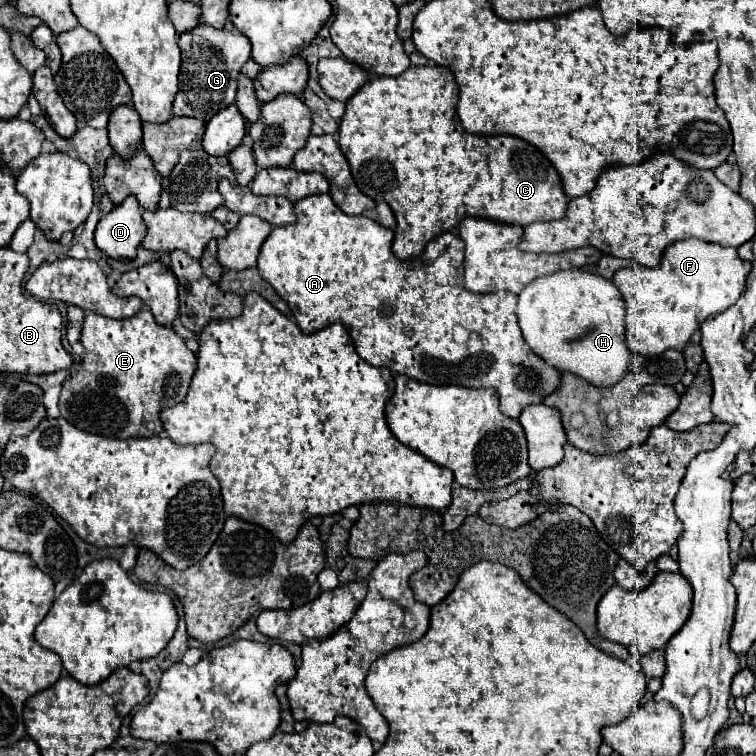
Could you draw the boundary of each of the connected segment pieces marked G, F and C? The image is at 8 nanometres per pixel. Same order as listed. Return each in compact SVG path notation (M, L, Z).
M199 24L179 38L181 48L181 74L179 92L173 102L175 116L193 116L209 122L219 110L235 102L237 76L241 66L251 56L249 38L241 32L229 32L225 28L213 28L209 24Z
M679 240L677 244L671 244L663 252L657 268L635 264L617 270L613 284L619 288L627 304L625 334L629 350L653 356L669 348L685 348L703 320L737 302L749 272L751 264L741 260L737 250L705 244L703 240Z
M411 66L409 70L405 70L401 76L387 76L387 78L373 78L369 80L355 96L351 96L347 100L347 110L341 118L341 126L339 126L339 148L345 154L345 158L351 164L351 174L357 182L357 186L361 188L363 194L367 194L369 198L375 200L385 200L397 220L397 228L395 228L395 240L393 240L393 254L399 260L409 260L415 258L423 252L425 244L439 236L441 232L449 232L453 228L459 226L461 220L465 218L483 218L483 220L493 220L493 222L509 222L509 224L517 224L517 226L527 226L531 222L549 222L549 220L557 220L565 216L567 210L567 196L561 184L561 178L555 170L555 166L547 160L547 156L543 152L539 152L533 144L517 138L517 136L505 136L505 134L497 134L497 136L481 136L481 134L469 134L463 130L457 112L455 112L455 104L459 98L459 88L455 84L455 76L449 68L445 66Z

